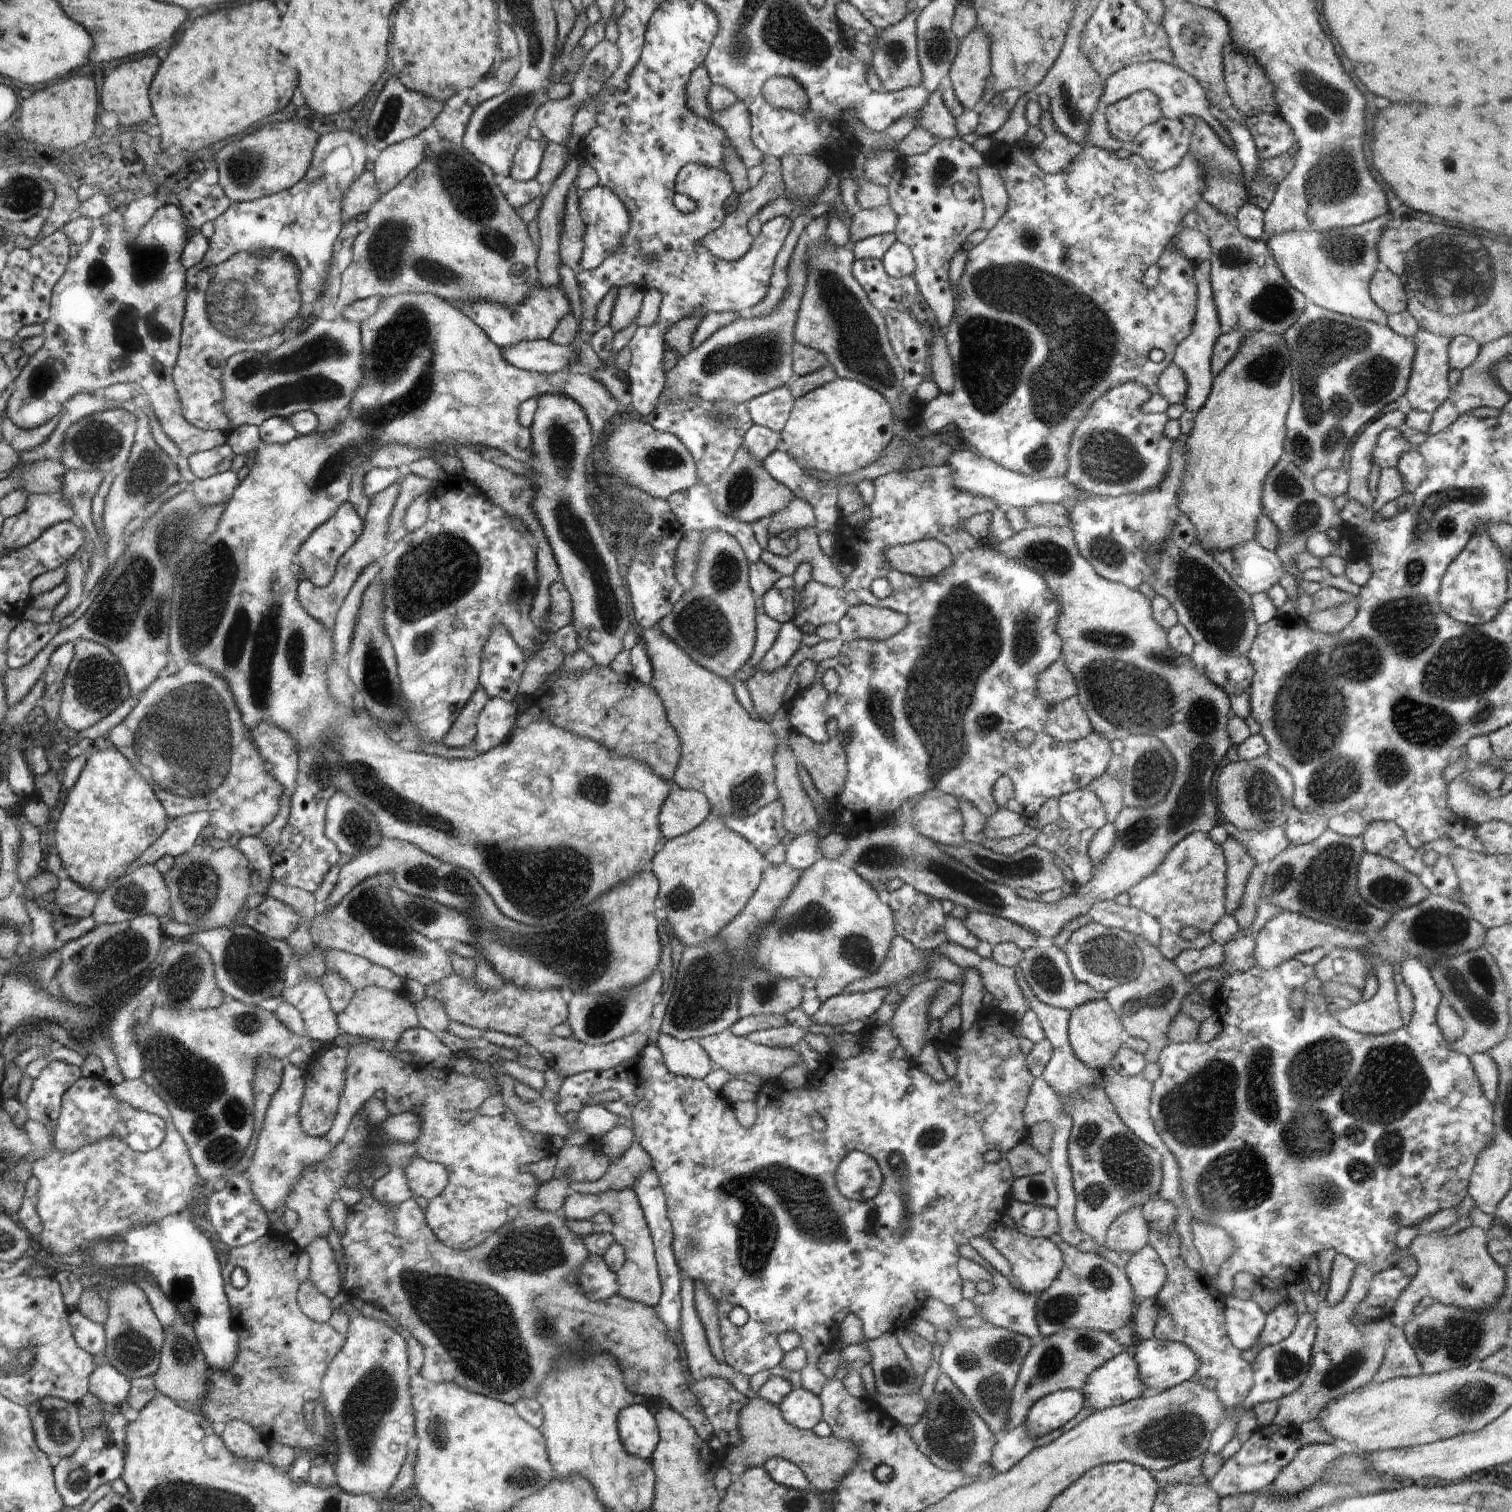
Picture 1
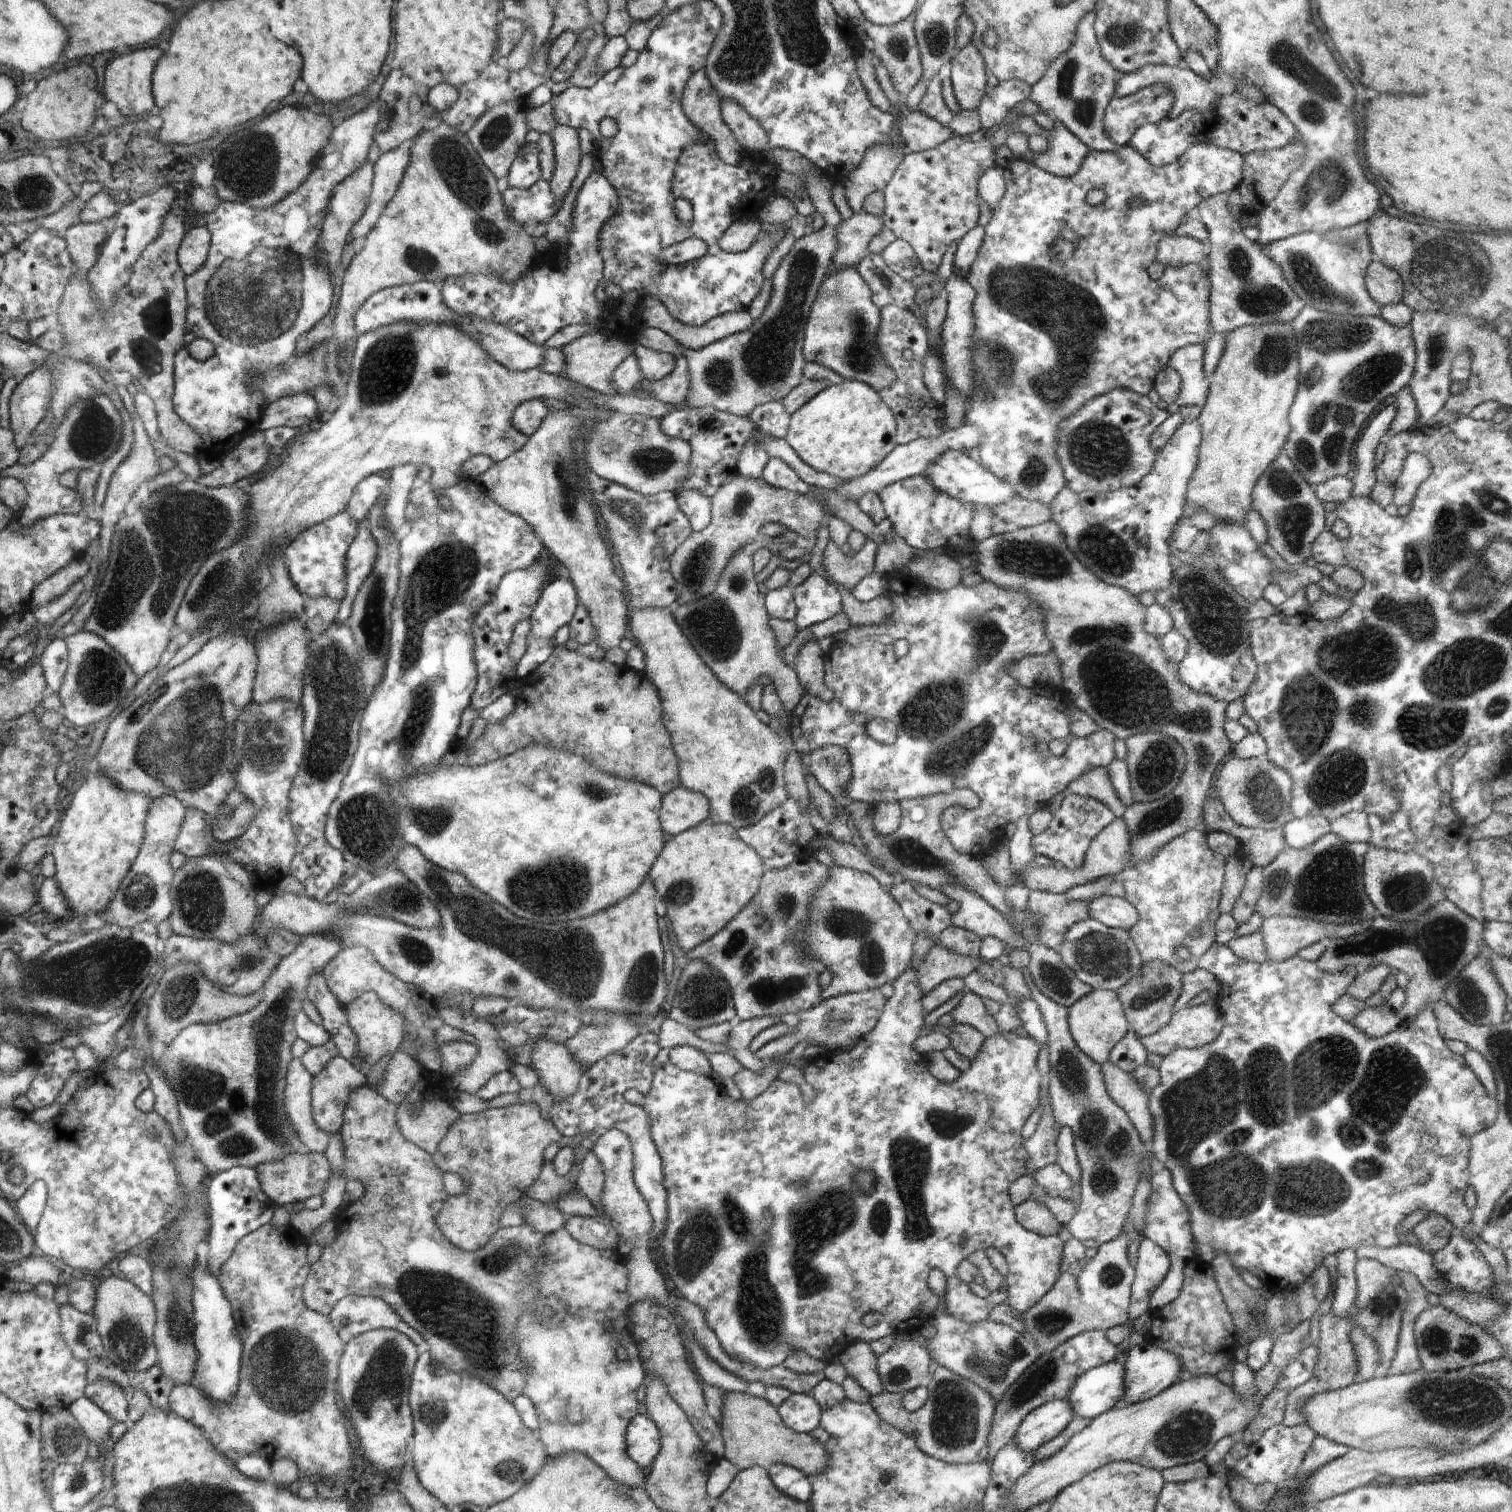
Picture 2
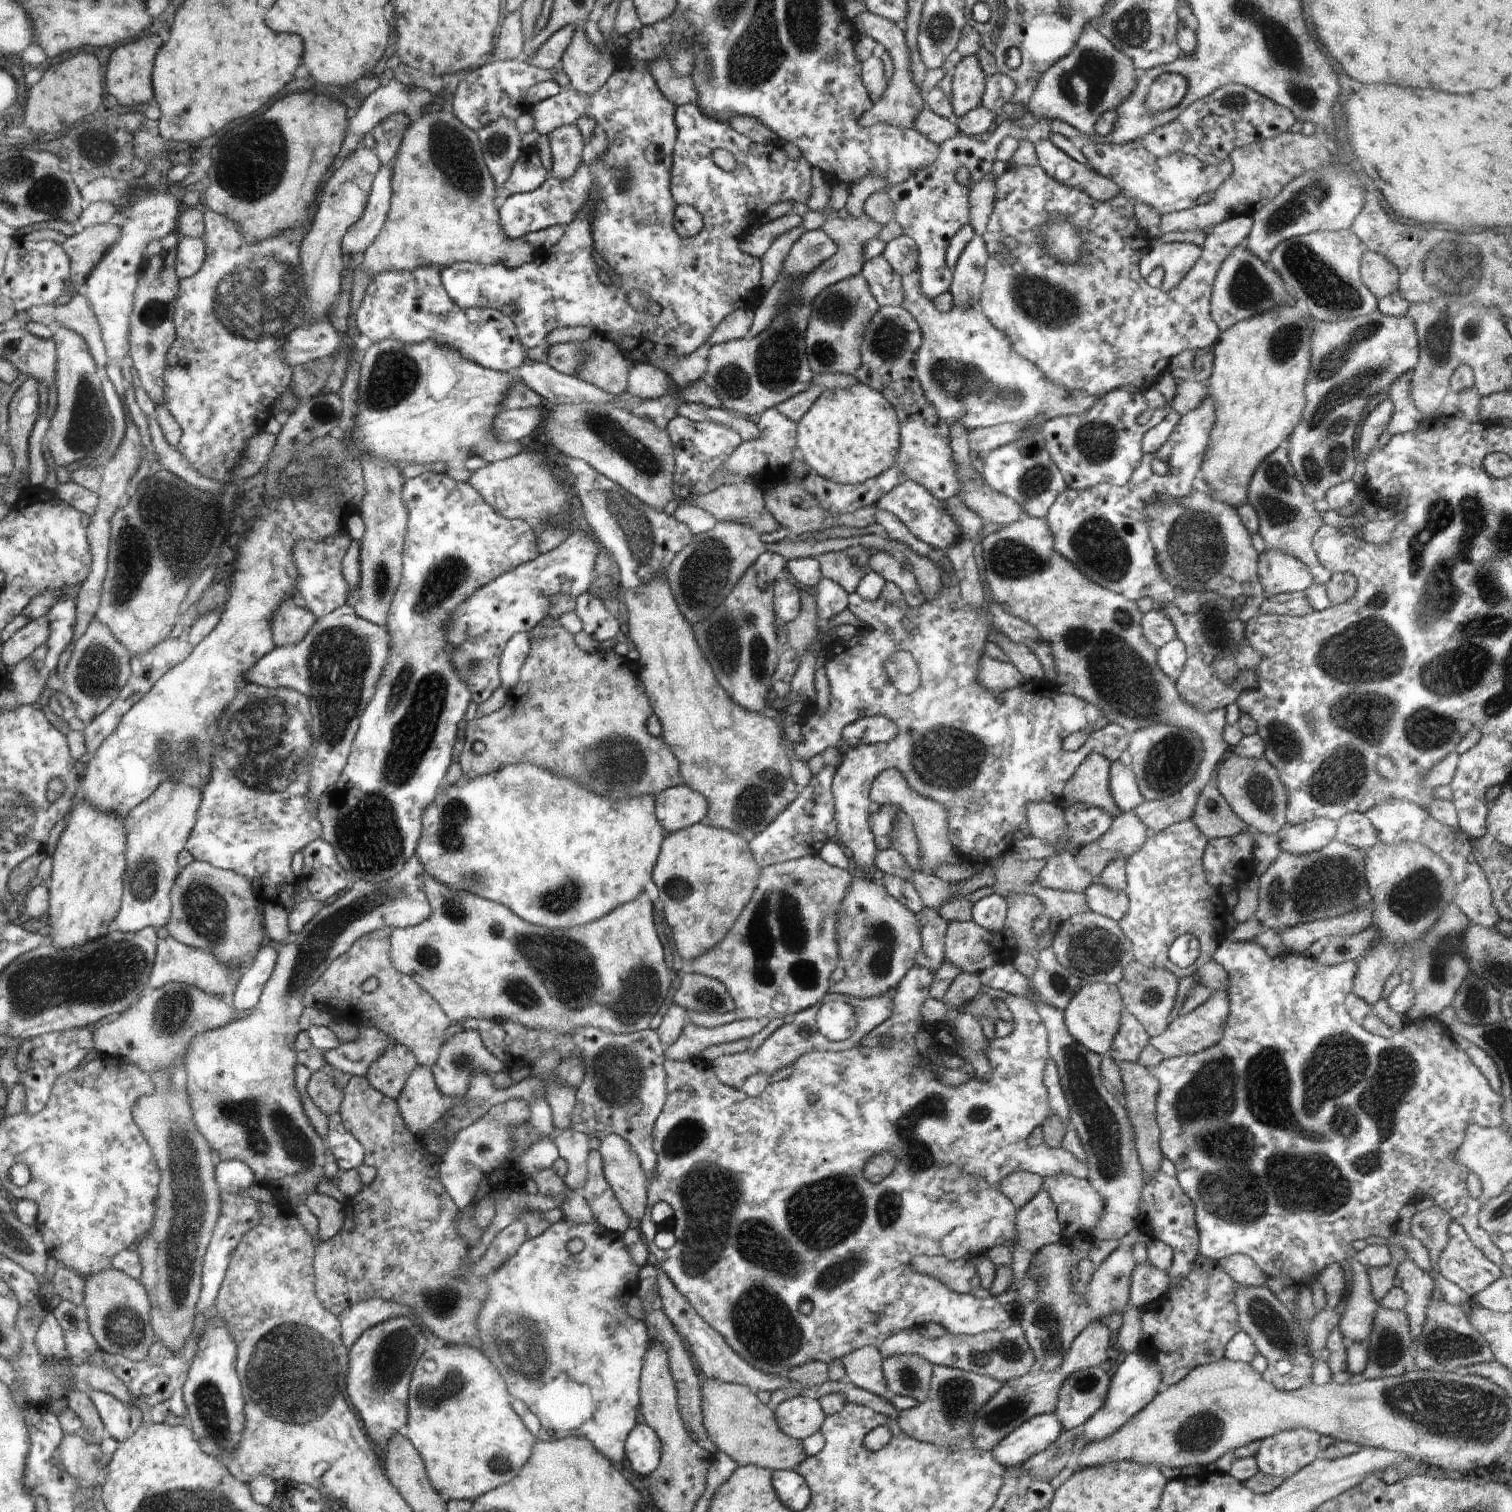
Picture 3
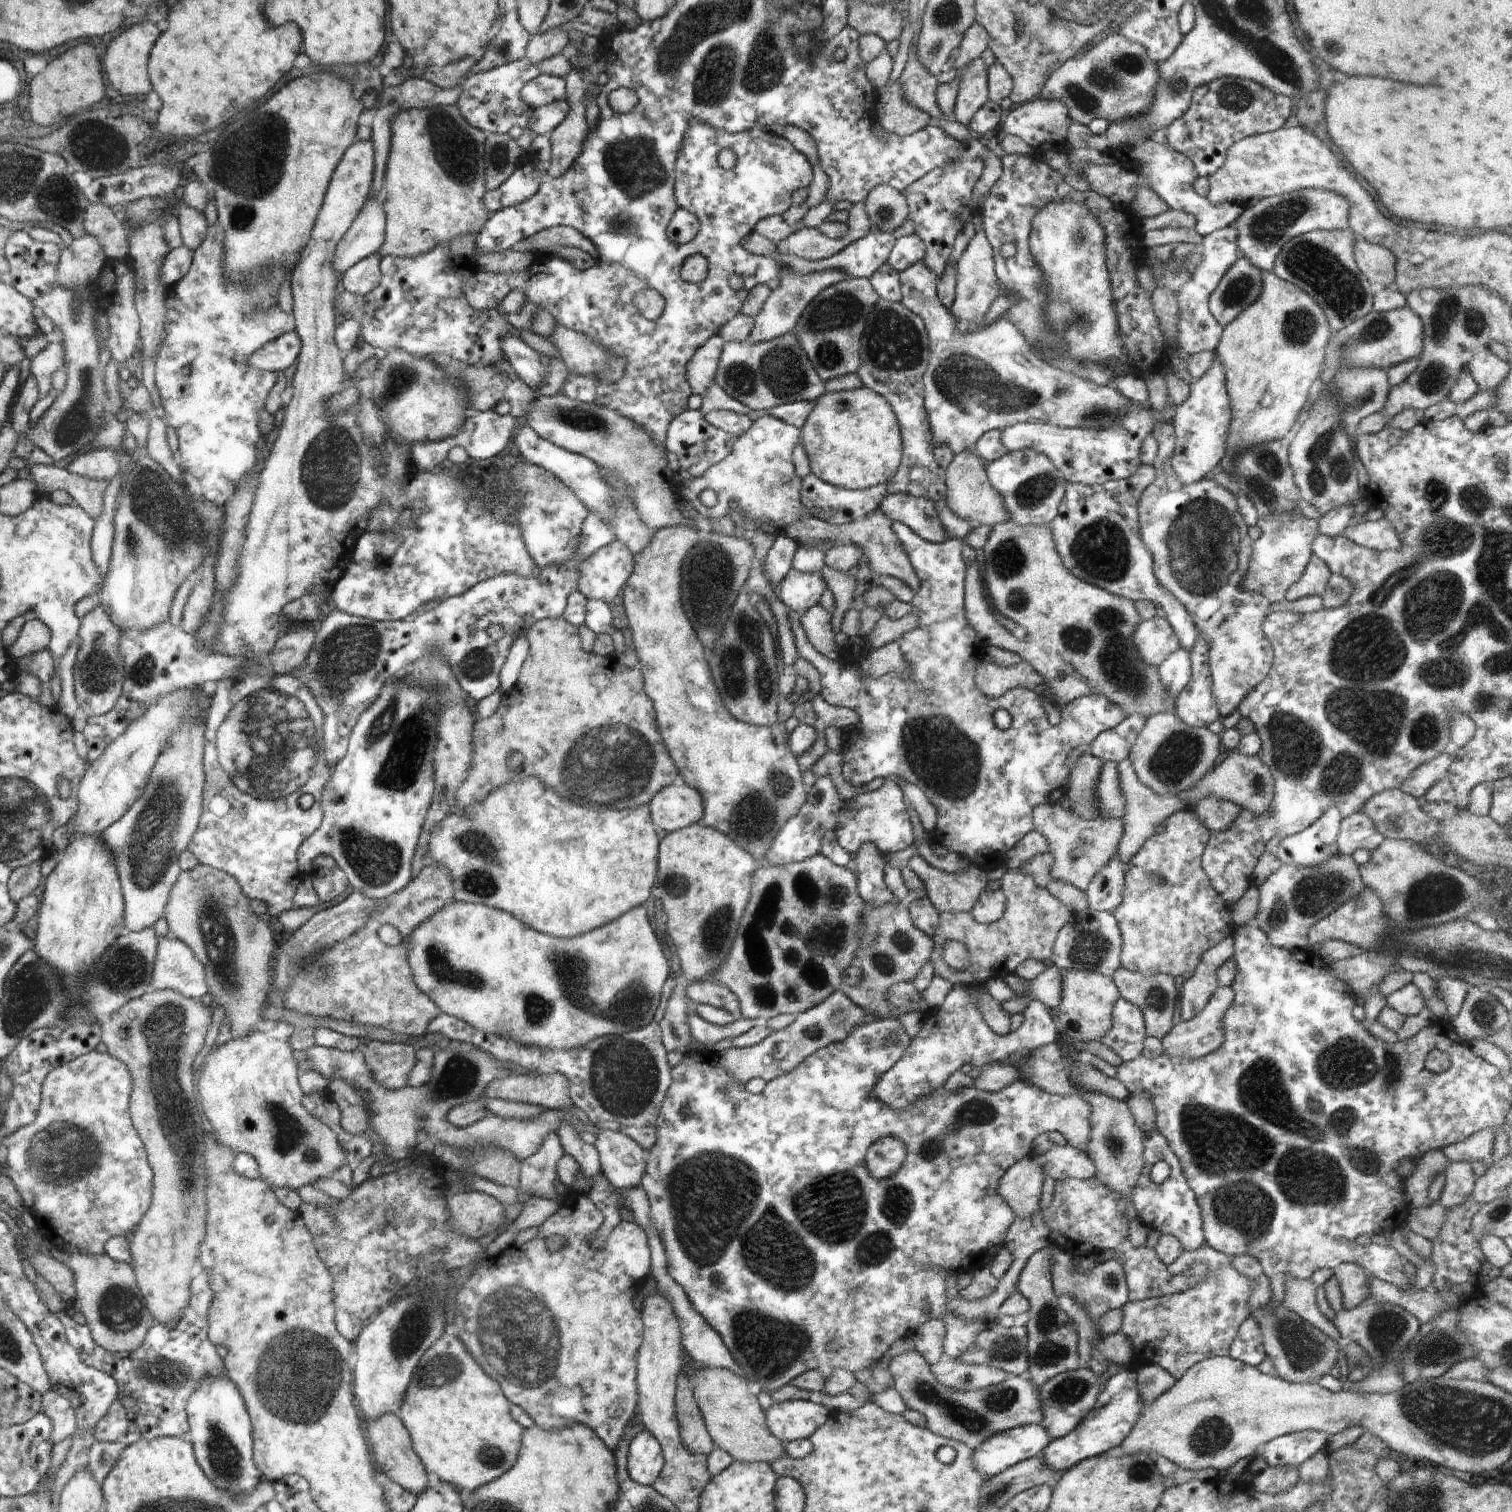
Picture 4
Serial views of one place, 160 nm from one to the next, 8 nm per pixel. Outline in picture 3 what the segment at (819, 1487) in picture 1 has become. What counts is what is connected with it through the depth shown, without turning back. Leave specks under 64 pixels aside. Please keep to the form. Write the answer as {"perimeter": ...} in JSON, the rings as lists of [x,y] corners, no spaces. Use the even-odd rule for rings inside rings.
{"perimeter":[[[707,1378],[701,1407],[709,1437],[737,1465],[756,1465],[771,1471],[794,1471],[808,1457],[802,1448],[802,1441],[780,1430],[775,1412],[749,1386]]]}

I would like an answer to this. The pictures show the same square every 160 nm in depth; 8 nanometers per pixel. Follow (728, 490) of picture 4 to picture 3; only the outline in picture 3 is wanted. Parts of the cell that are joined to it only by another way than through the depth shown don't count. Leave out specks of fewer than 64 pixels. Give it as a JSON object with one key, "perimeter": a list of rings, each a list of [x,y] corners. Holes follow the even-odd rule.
{"perimeter":[[[772,407],[761,414],[757,427],[759,437],[738,444],[736,450],[712,474],[714,490],[726,484],[750,483],[766,492],[776,485],[788,482],[785,470],[797,450],[797,423]]]}

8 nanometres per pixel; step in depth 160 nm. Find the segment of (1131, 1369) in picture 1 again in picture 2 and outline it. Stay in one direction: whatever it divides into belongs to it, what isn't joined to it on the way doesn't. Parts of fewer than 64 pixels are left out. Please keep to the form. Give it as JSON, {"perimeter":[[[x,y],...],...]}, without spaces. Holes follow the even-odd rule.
{"perimeter":[[[1113,1361],[1081,1374],[1068,1395],[1074,1416],[1092,1420],[1119,1405],[1124,1375],[1124,1365]]]}

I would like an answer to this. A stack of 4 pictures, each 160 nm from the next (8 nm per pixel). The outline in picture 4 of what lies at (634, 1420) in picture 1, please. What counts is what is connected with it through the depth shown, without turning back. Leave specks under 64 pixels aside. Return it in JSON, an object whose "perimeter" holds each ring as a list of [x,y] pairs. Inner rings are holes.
{"perimeter":[[[640,1430],[629,1447],[628,1472],[633,1481],[651,1486],[665,1467],[664,1450],[648,1430]]]}

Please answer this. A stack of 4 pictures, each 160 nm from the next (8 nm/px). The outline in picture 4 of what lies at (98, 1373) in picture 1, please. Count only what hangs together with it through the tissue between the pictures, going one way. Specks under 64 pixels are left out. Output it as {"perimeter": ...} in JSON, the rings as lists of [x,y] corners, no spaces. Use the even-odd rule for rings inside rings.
{"perimeter":[[[114,1400],[114,1403],[110,1404],[109,1412],[106,1412],[106,1416],[93,1430],[94,1441],[123,1442],[132,1427],[120,1400]]]}

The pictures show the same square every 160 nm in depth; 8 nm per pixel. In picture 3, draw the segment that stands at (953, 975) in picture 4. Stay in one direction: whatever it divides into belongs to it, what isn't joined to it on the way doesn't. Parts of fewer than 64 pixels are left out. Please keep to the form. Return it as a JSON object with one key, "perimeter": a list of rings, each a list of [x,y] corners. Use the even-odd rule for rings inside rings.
{"perimeter":[[[1009,892],[1006,896],[1009,916],[1000,931],[989,931],[972,921],[947,923],[945,932],[945,962],[954,965],[962,973],[980,974],[996,963],[1014,960],[1020,953],[1045,951],[1053,945],[1053,932],[1043,935],[1032,933],[1034,919],[1046,912],[1044,903],[1034,894]]]}

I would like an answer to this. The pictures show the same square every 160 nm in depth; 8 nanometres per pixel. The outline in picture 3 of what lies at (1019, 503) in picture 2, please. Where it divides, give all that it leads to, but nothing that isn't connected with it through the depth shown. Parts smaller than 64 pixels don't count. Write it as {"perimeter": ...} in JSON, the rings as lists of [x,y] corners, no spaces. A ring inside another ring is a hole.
{"perimeter":[[[954,423],[949,428],[949,441],[953,450],[953,459],[957,466],[957,475],[961,480],[961,494],[964,504],[980,518],[983,518],[986,523],[996,523],[1004,525],[1010,524],[1015,520],[1025,516],[1022,507],[1009,496],[995,491],[986,485],[981,478],[981,474],[974,469],[972,465],[972,458],[970,457],[971,448],[969,447],[968,430],[966,430],[960,423]]]}

